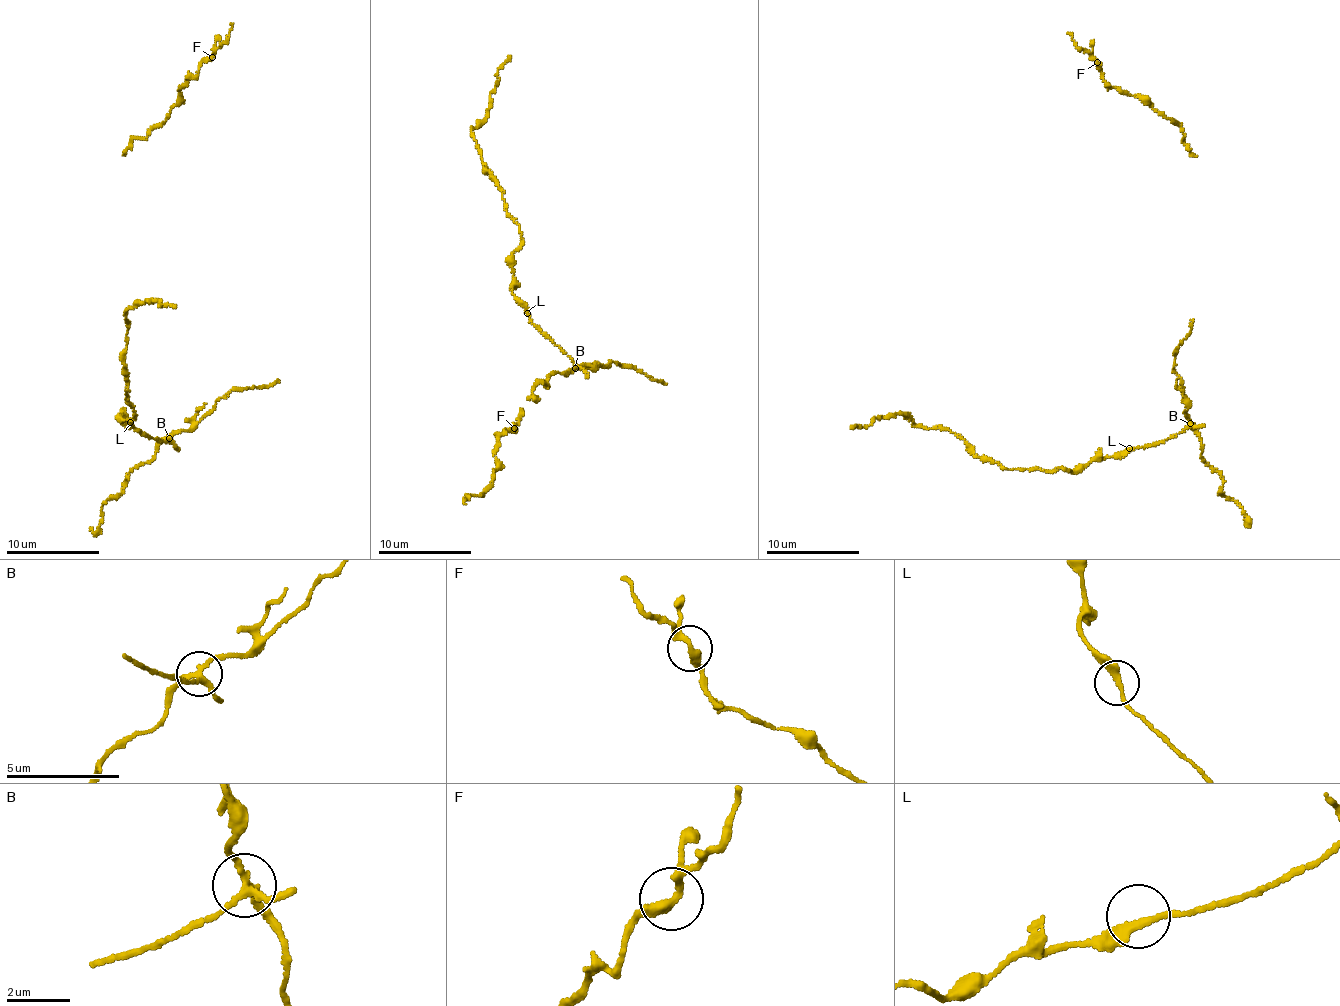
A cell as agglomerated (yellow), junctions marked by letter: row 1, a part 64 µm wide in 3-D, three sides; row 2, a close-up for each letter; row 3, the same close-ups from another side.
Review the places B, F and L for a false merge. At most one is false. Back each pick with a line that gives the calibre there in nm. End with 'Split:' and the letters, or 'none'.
B: 240 nm
Split: B

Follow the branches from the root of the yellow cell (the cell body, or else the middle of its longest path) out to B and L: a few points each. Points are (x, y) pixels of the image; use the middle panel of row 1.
B: (613, 361), (606, 367), (581, 365), (575, 368)
L: (613, 361), (606, 367), (600, 364), (577, 367), (570, 356), (563, 353), (532, 322), (527, 313)

